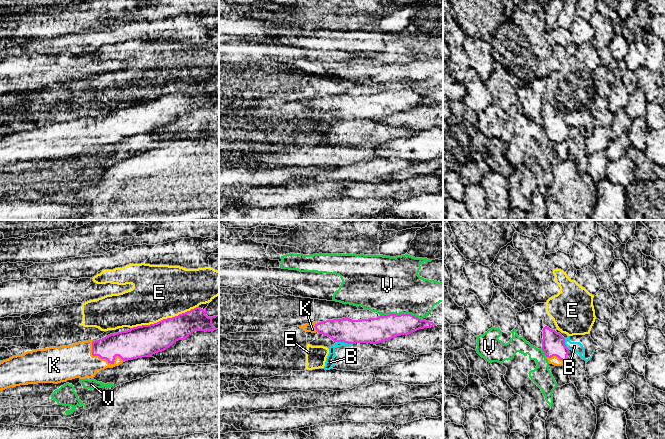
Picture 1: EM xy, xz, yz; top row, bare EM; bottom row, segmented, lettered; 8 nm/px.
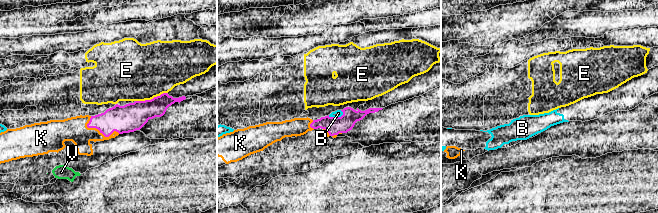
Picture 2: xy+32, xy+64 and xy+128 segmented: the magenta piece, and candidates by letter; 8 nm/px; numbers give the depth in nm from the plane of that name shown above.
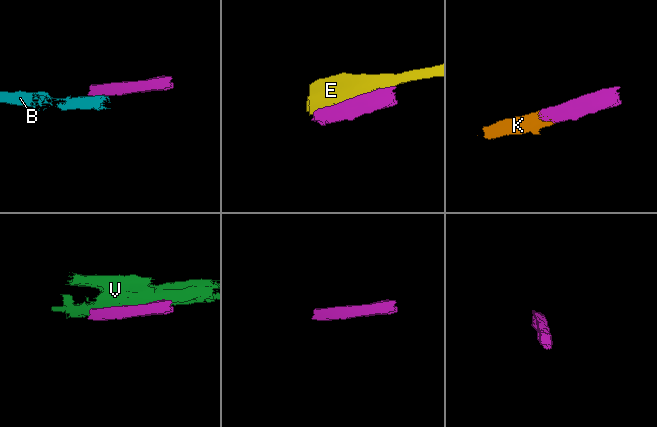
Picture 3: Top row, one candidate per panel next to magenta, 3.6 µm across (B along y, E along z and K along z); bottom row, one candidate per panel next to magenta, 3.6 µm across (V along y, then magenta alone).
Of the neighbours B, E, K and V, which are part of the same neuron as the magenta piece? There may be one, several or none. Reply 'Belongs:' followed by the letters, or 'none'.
Belongs: K

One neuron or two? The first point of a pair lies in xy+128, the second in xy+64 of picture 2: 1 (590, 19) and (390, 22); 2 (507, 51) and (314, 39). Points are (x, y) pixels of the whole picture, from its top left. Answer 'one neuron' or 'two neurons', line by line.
1: one neuron
2: one neuron

